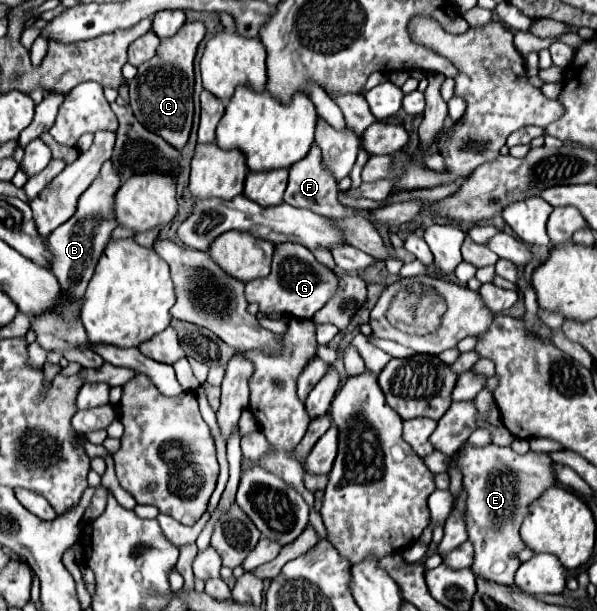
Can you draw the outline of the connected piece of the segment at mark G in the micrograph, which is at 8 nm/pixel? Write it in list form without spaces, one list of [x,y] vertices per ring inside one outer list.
[[[287,242],[287,244],[275,246],[271,274],[245,284],[245,296],[249,304],[257,302],[259,312],[263,314],[279,312],[279,314],[289,314],[293,318],[313,318],[313,314],[321,310],[321,306],[325,306],[329,296],[333,296],[335,288],[337,288],[335,272],[331,272],[329,268],[323,268],[315,260],[309,248]]]

